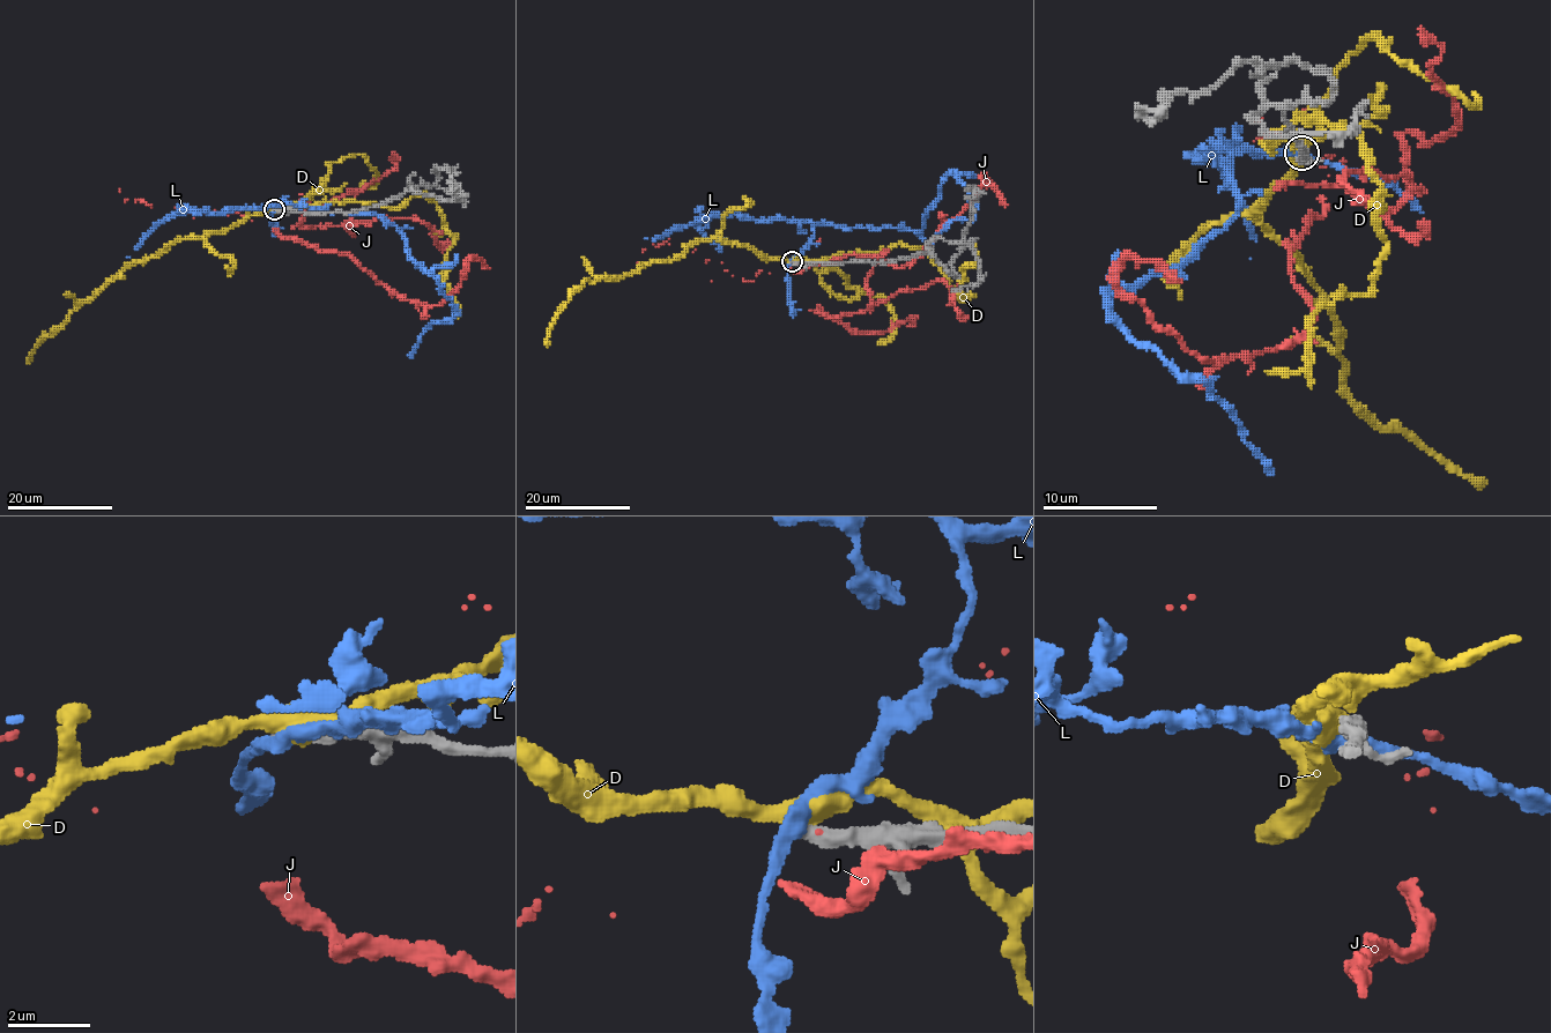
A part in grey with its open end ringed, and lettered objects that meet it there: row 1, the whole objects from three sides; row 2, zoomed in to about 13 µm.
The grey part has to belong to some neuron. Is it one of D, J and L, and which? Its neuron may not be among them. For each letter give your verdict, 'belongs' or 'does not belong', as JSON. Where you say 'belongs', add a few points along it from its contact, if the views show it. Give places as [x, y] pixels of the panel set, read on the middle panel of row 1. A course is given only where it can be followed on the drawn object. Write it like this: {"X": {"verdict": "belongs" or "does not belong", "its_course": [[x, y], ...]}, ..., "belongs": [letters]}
{"D": {"verdict": "does not belong"}, "J": {"verdict": "does not belong"}, "L": {"verdict": "does not belong"}, "belongs": []}

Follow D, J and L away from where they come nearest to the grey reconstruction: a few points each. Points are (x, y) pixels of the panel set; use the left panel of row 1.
D: (276, 210), (336, 201), (400, 208), (412, 195), (427, 197), (453, 237), (443, 274), (460, 306), (454, 311)
J: (277, 210), (282, 237), (344, 252), (356, 224), (301, 227), (299, 199), (362, 191), (396, 168), (392, 150)
L: (274, 210), (301, 205), (381, 214), (401, 233), (407, 252), (435, 276), (455, 311), (433, 321), (409, 357)

